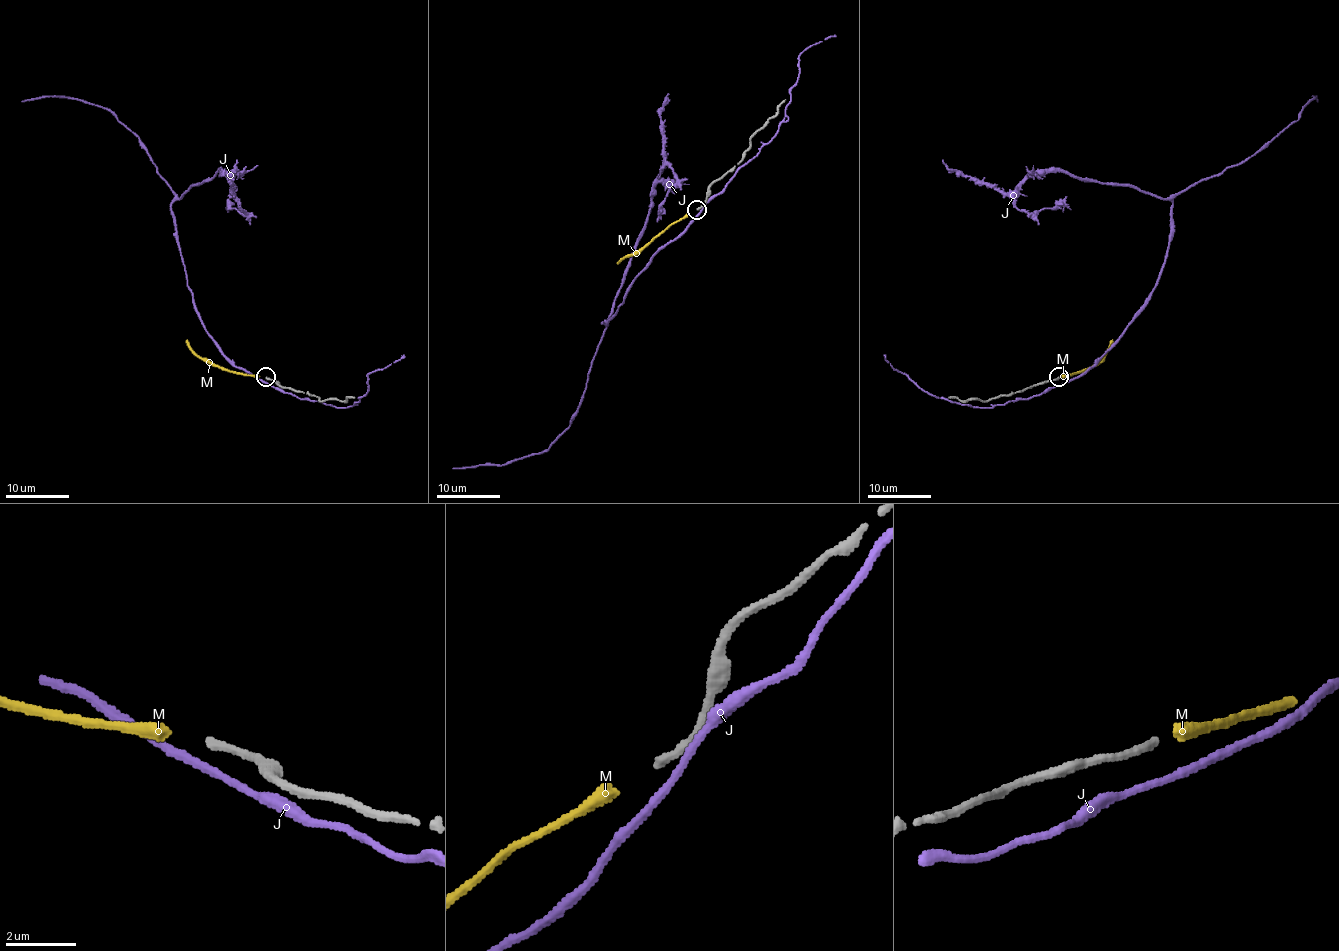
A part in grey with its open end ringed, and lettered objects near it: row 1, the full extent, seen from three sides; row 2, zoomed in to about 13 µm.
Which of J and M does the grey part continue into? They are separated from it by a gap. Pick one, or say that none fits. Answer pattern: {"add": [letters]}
{"add": ["M"]}

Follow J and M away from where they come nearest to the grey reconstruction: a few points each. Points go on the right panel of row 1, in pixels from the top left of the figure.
J: (1063, 382), (1106, 352), (1156, 285), (1172, 198), (1239, 165), (1298, 119), (1314, 96), (1317, 101)
M: (1063, 376), (1093, 366), (1106, 353), (1112, 339)

